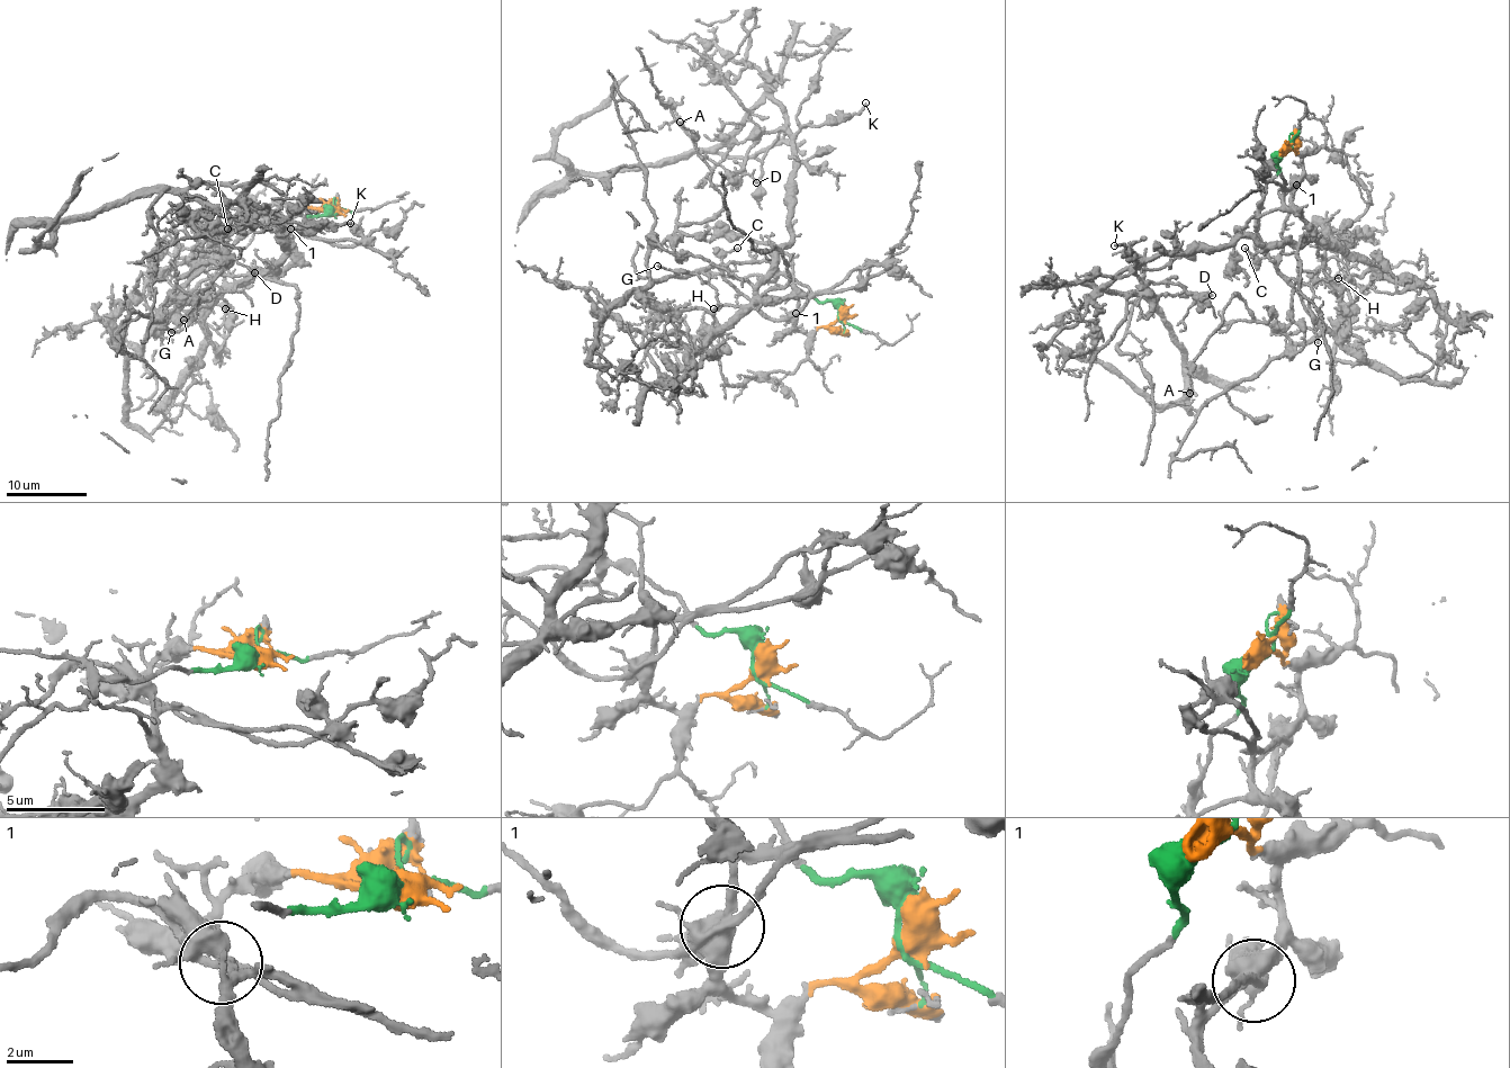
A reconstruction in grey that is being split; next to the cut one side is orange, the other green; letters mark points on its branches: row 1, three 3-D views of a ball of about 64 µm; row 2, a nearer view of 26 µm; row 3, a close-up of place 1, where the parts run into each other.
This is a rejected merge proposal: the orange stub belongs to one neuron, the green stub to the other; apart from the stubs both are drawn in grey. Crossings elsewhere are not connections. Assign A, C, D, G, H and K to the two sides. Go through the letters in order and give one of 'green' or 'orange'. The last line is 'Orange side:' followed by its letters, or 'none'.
A: green
C: green
D: orange
G: green
H: green
K: orange
Orange side: D, K

